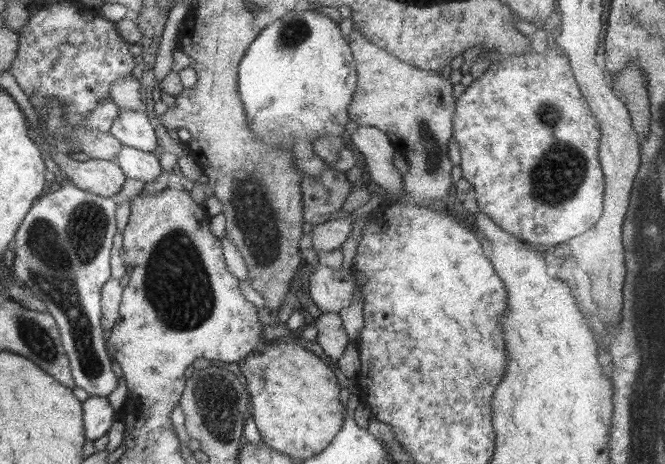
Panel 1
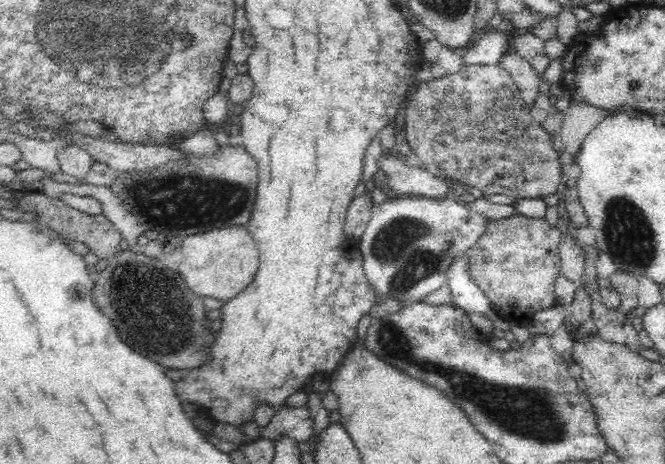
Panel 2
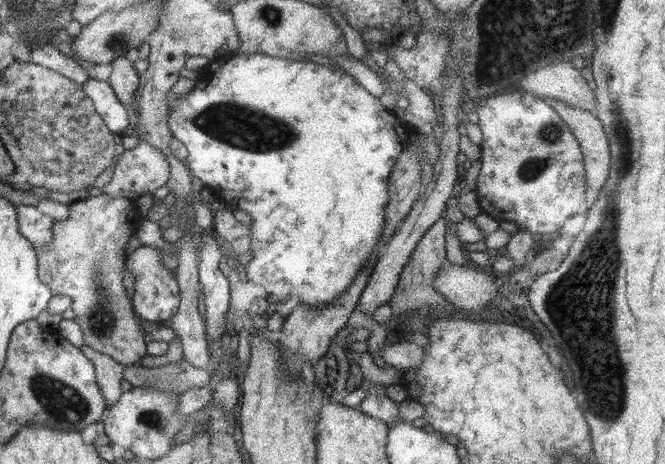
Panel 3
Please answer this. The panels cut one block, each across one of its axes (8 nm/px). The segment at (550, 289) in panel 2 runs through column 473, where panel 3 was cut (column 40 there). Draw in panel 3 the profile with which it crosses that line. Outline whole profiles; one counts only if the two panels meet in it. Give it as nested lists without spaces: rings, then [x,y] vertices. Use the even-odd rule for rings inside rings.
[[[101,194],[78,200],[69,204],[69,217],[66,220],[54,220],[52,224],[52,242],[48,246],[34,246],[38,257],[38,277],[51,288],[54,295],[66,295],[72,299],[71,308],[76,314],[74,321],[80,326],[84,345],[94,347],[118,361],[124,366],[136,365],[145,356],[148,334],[142,328],[142,322],[130,300],[128,286],[124,283],[126,267],[126,243],[134,236],[134,230],[140,222],[130,218],[136,214],[134,201],[127,197],[110,197]]]

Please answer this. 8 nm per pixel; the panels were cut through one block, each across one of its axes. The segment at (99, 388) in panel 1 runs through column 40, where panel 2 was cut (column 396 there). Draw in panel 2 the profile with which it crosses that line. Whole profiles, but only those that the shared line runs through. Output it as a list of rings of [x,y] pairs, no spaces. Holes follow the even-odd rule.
[[[450,196],[439,199],[426,197],[394,197],[374,205],[371,210],[371,219],[367,222],[365,231],[357,243],[363,258],[363,271],[368,282],[374,287],[378,296],[386,299],[398,300],[407,309],[422,300],[429,294],[439,290],[446,284],[446,272],[454,260],[472,248],[478,239],[485,233],[489,219],[466,209],[463,203],[455,201]]]

